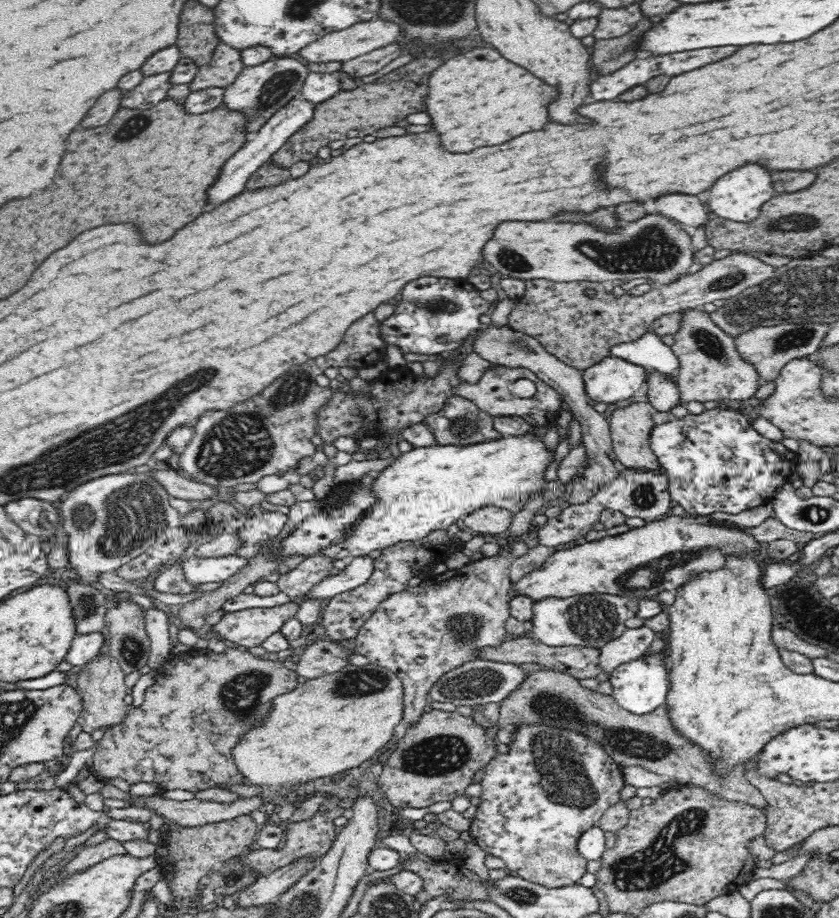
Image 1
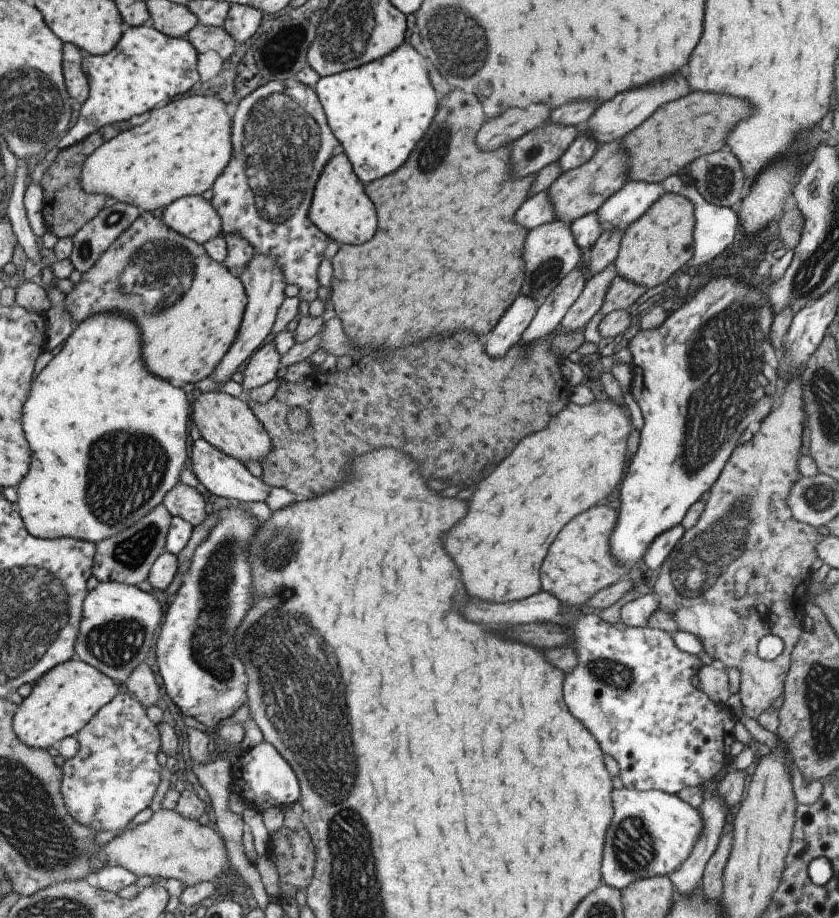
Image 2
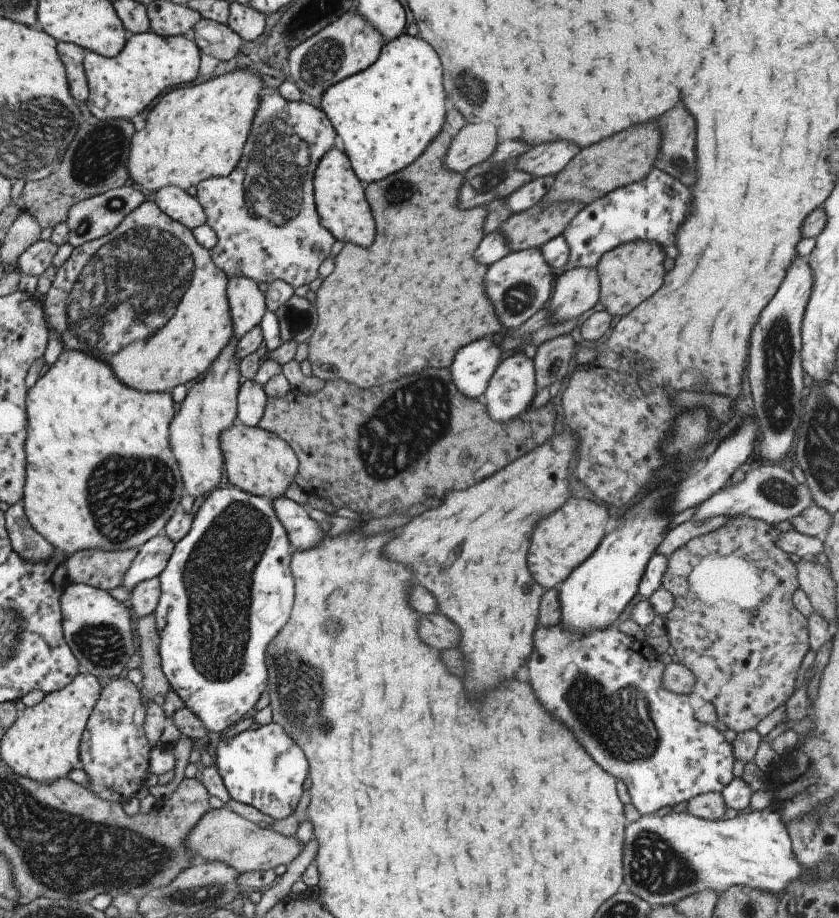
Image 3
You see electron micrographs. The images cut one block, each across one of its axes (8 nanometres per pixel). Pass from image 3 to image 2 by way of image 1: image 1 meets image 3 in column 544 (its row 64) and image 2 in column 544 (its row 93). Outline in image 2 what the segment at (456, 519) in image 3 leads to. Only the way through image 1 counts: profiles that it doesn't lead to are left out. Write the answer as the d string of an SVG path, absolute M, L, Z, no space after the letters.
M608 396L604 400L594 398L590 404L584 405L568 402L563 410L551 417L543 430L521 438L515 448L489 472L489 478L483 478L475 486L473 498L467 500L465 518L441 536L441 546L459 568L467 596L501 604L521 600L537 592L537 568L557 532L573 516L591 508L619 484L625 462L629 416L625 408L619 408L613 402Z

